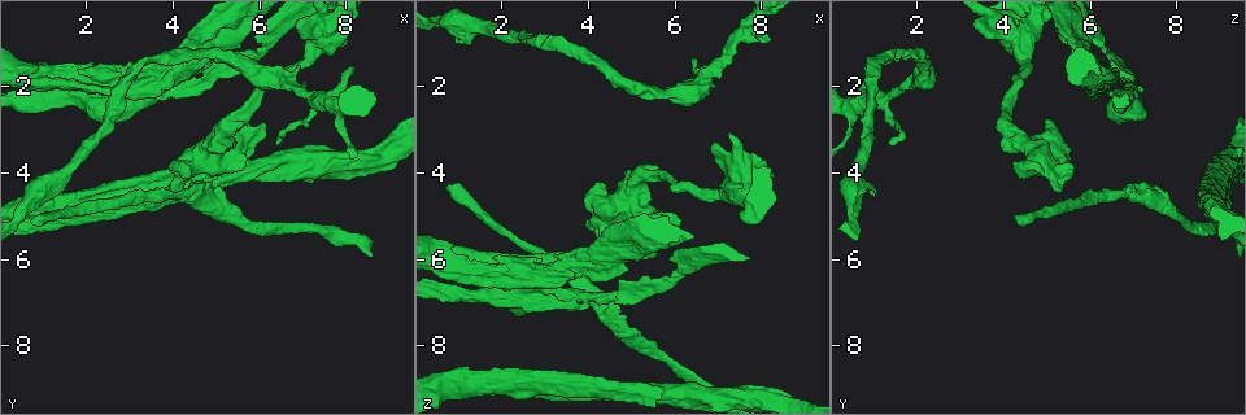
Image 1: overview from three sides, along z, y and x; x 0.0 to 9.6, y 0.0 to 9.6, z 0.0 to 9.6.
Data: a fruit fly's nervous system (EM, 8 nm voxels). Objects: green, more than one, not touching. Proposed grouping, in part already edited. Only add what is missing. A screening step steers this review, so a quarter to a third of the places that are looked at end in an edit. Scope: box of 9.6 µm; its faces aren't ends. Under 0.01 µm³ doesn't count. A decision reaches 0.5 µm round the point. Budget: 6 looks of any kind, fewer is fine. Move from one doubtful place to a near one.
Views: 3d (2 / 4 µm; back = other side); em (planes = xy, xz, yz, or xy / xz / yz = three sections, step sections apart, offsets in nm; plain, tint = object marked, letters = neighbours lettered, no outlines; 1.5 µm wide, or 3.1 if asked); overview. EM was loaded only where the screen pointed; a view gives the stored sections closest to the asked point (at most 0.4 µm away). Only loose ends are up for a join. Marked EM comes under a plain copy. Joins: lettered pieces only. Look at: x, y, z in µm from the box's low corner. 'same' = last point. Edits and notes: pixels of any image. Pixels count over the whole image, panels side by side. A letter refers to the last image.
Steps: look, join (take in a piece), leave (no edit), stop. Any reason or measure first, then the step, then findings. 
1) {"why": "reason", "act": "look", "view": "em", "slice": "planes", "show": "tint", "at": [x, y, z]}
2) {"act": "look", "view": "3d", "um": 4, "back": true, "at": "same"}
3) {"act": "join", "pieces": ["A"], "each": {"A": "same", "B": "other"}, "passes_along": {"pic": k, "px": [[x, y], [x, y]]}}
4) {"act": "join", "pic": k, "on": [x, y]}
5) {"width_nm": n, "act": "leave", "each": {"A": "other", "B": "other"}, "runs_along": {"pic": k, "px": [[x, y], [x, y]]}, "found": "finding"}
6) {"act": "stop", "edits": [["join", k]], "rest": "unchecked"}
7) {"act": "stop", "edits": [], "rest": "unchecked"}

{"why": "free end", "act": "look", "view": "em", "slice": "xz", "step": 4, "show": "letters", "at": [6.95, 1.55, 1.95]}

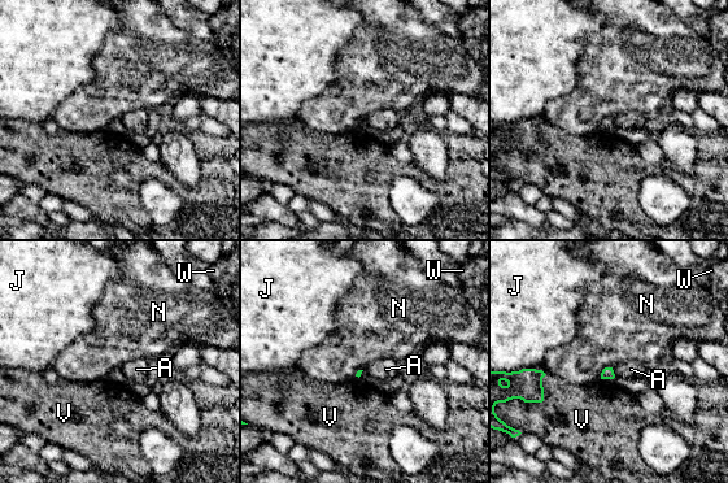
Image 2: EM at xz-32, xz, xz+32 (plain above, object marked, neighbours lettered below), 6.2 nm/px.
{"why": "cut it another way", "act": "look", "view": "em", "slice": "planes", "show": "letters", "at": "same"}

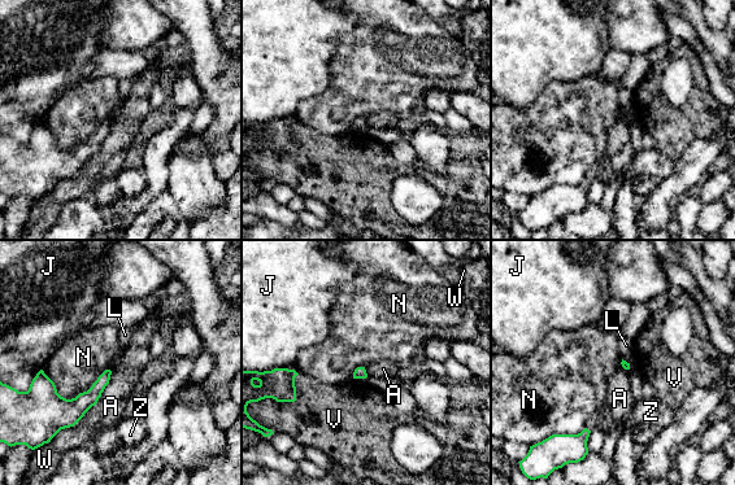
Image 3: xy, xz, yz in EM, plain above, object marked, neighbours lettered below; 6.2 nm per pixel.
{"act": "leave", "each": {"A": "other", "J": "other", "L": "other", "N": "other", "V": "other", "W": "other", "Z": "other"}, "found": "no lettered piece goes on from it"}

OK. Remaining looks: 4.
{"why": "end of a long branch", "act": "look", "view": "3d", "um": 2, "at": [0.80, 5.10, 4.30]}

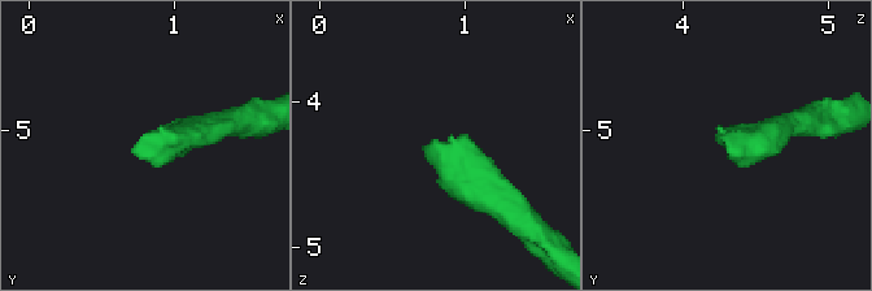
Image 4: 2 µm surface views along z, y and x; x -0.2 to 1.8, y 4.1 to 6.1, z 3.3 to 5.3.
{"act": "look", "view": "em", "slice": "xz", "step": 8, "show": "letters", "at": [0.76, 5.06, 4.28]}

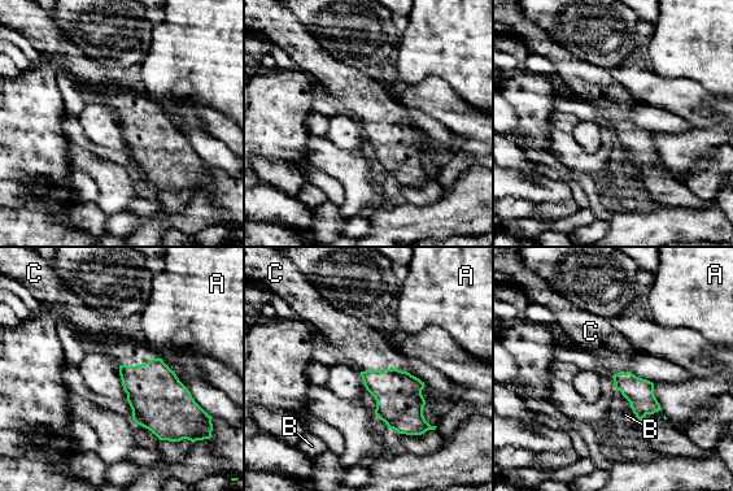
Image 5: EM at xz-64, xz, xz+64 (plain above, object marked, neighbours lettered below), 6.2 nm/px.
{"why": "cut it another way", "act": "look", "view": "em", "slice": "planes", "show": "letters", "at": "same"}

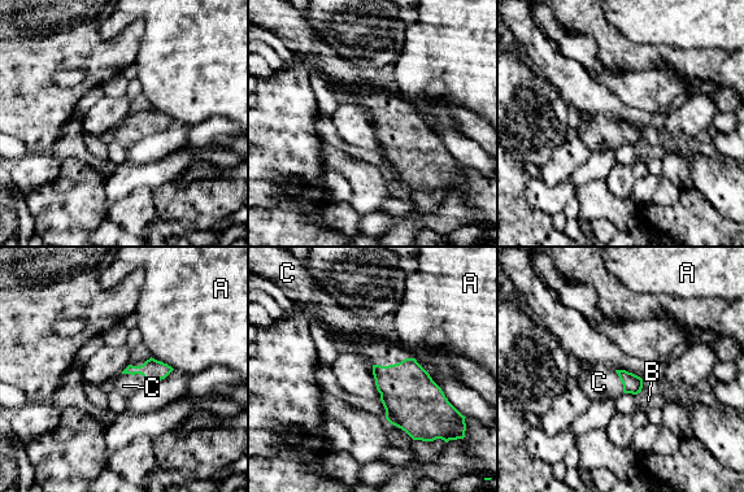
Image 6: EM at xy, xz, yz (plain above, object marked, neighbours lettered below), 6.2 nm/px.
{"act": "join", "pieces": ["C"], "each": {"A": "other", "B": "other", "C": "same"}, "found": "the neuron continues"}

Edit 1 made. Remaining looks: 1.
{"act": "stop", "edits": [["join", 6]], "rest": "unchecked"}

